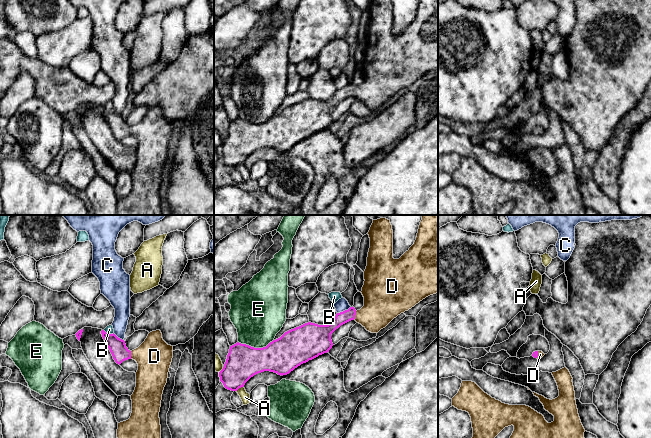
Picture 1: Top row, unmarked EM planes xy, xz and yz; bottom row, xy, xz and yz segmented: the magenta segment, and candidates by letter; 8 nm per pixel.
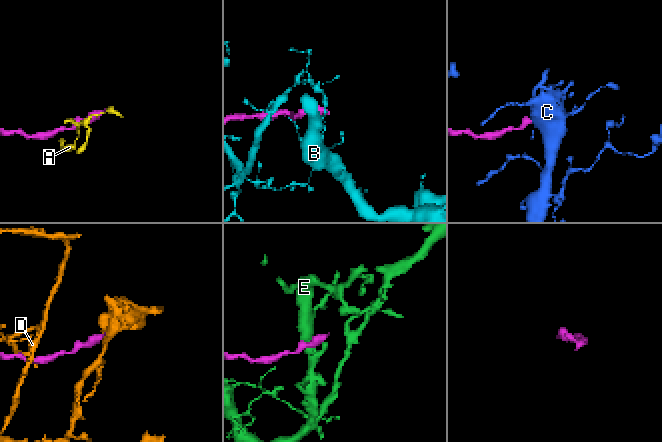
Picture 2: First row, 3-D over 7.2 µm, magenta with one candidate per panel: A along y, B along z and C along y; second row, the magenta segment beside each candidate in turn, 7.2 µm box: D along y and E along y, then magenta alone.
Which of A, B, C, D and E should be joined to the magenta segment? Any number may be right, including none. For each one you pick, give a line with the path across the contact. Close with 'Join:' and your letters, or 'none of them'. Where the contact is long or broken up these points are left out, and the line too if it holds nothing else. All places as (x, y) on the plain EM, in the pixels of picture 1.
D: across xz (341, 94), (355, 90), (370, 90), (383, 77)
Join: D

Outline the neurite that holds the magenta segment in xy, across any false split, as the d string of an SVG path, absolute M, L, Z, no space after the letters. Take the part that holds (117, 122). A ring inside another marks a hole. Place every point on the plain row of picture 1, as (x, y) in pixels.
M102 106L101 110L117 140L128 135L138 140L136 163L131 171L132 189L128 196L118 199L117 214L161 215L159 188L173 122L163 116L160 106L150 108L145 117L132 127L114 109Z

